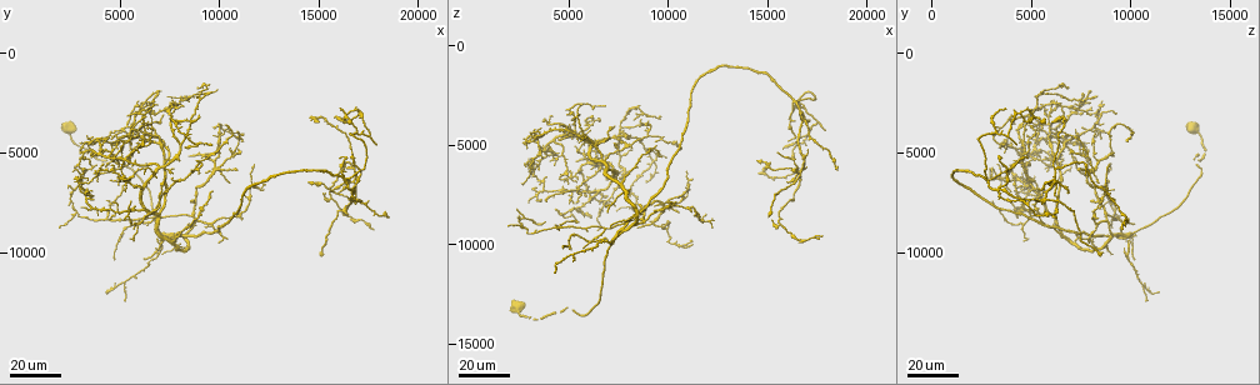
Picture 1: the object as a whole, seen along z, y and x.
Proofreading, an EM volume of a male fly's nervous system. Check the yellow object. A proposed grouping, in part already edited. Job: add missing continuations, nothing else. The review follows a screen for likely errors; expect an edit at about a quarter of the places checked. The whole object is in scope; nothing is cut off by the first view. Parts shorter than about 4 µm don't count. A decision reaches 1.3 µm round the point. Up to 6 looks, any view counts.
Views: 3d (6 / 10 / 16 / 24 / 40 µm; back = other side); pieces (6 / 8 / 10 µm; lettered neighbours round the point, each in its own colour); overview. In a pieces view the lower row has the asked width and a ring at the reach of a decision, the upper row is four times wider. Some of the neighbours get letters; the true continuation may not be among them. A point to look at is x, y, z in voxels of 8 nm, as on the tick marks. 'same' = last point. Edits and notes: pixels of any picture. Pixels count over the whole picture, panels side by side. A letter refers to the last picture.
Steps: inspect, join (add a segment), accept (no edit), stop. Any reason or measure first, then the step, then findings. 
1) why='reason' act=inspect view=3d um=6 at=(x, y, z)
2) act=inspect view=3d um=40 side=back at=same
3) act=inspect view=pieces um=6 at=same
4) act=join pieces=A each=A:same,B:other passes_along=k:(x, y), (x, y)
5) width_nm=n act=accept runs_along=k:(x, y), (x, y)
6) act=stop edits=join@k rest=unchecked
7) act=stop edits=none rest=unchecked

why='thin end' act=inspect view=3d um=24 at=(16200, 5200, 4900)

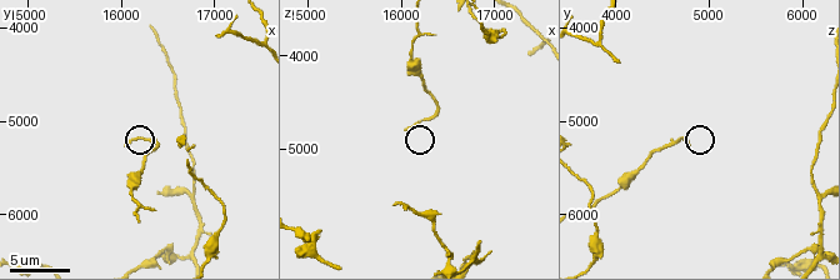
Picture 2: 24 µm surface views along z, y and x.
act=inspect view=pieces um=10 at=(16050, 5250, 4800)

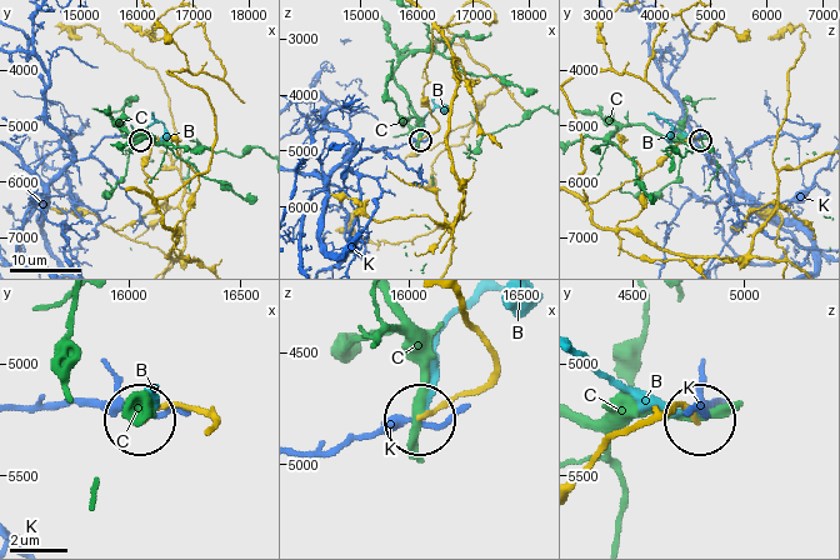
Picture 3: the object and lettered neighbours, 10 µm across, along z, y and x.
act=accept each=B:other,C:other,K:other runs_along=3:(433, 40), (424, 103), (438, 125), (421, 139) found='none of them fits'

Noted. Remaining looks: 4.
why='free end' act=inspect view=3d um=40 at=(17800, 4600, 4300)

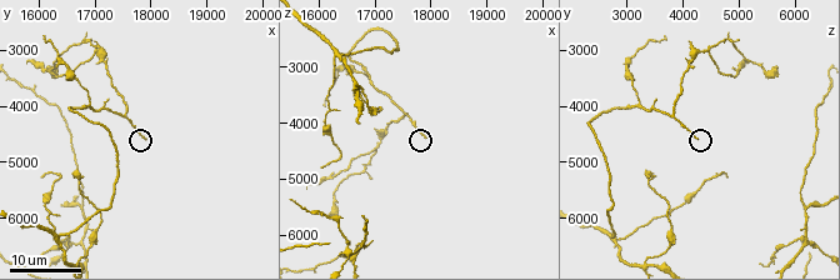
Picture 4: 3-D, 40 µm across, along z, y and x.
why='what lies round it' act=inspect view=pieces um=10 at=(17850, 4550, 4250)

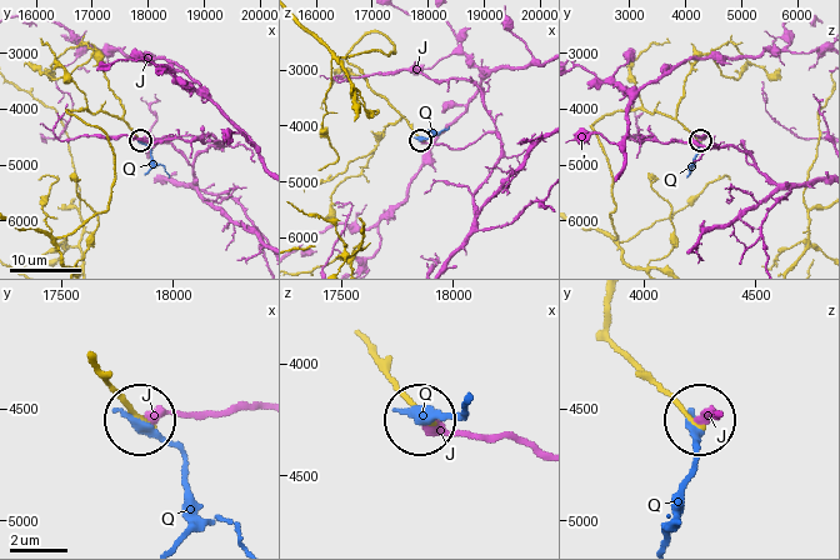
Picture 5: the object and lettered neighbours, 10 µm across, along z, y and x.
width_nm=170 act=accept each=J:other,Q:other found='no lettered segment goes on from it'

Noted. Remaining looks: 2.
why='an open end' act=inspect view=3d um=40 at=(5500, 3200, 5800)

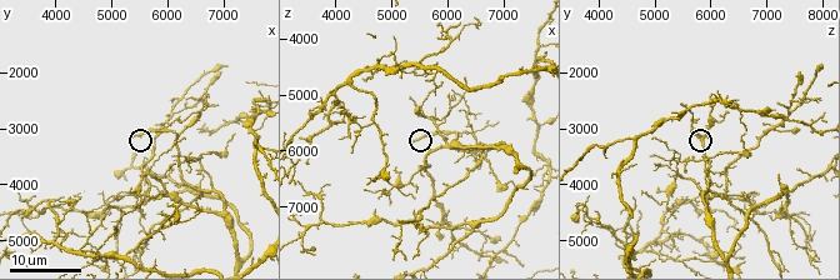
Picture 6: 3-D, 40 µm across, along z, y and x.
why='see the neighbours' act=inspect view=pieces um=8 at=(5350, 3100, 5850)

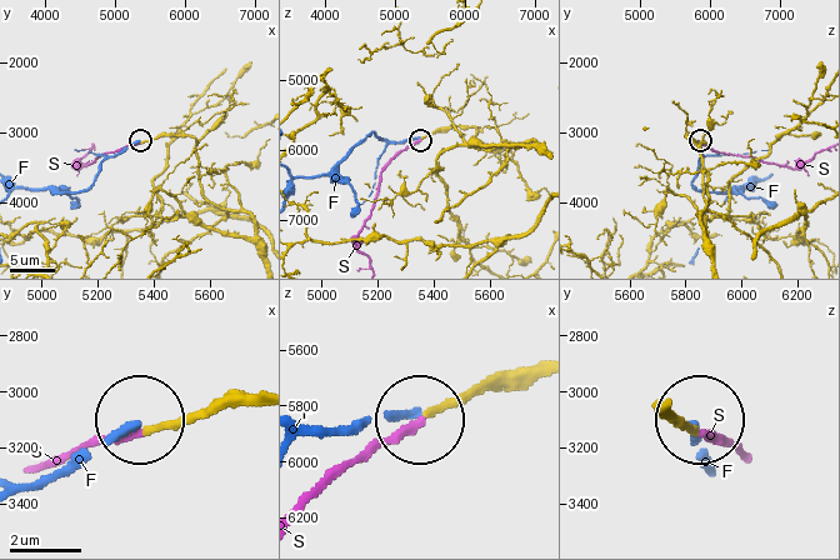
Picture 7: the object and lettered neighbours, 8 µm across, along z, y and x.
width_nm=190 act=join pieces=S each=F:other,S:same found='it goes on there'

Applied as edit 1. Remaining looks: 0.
act=stop edits=join@7 rest=unchecked

